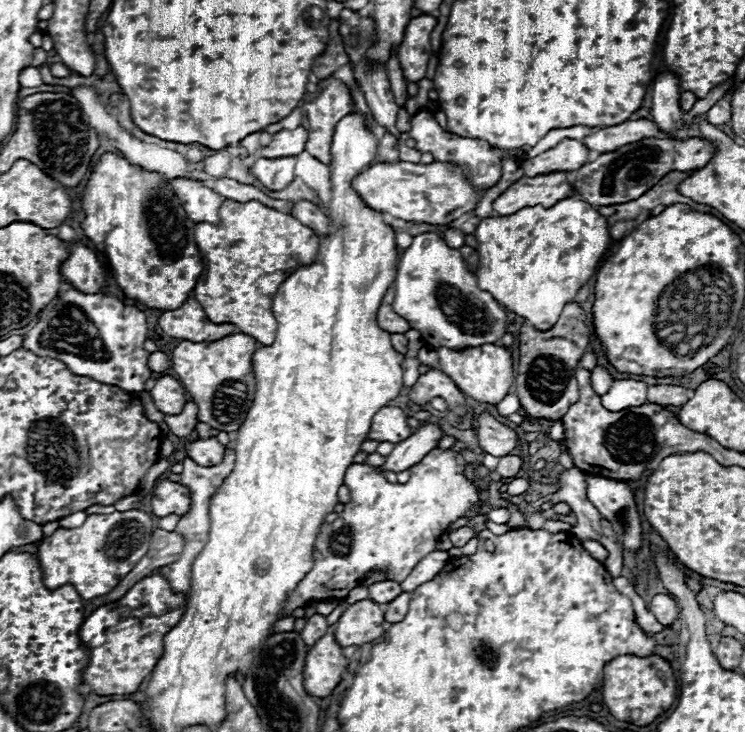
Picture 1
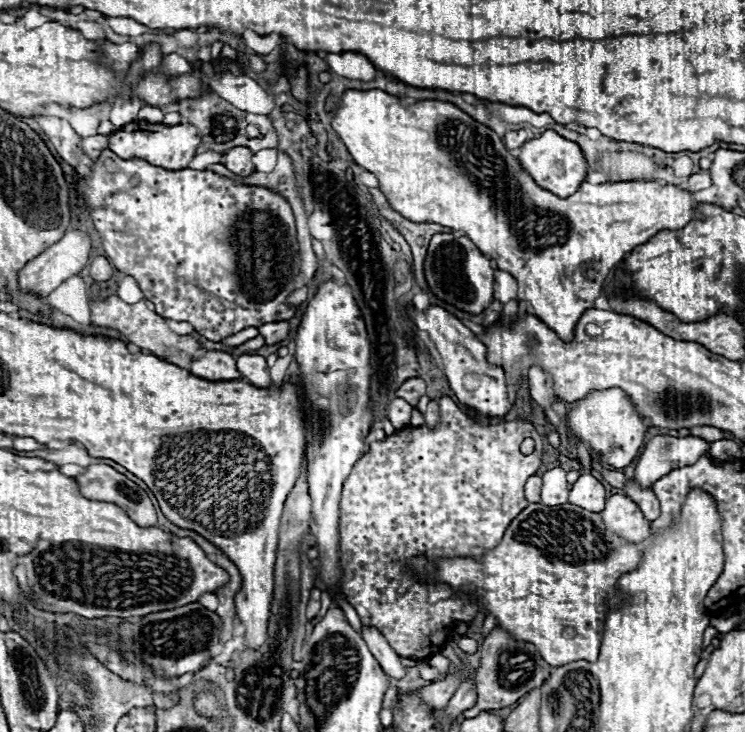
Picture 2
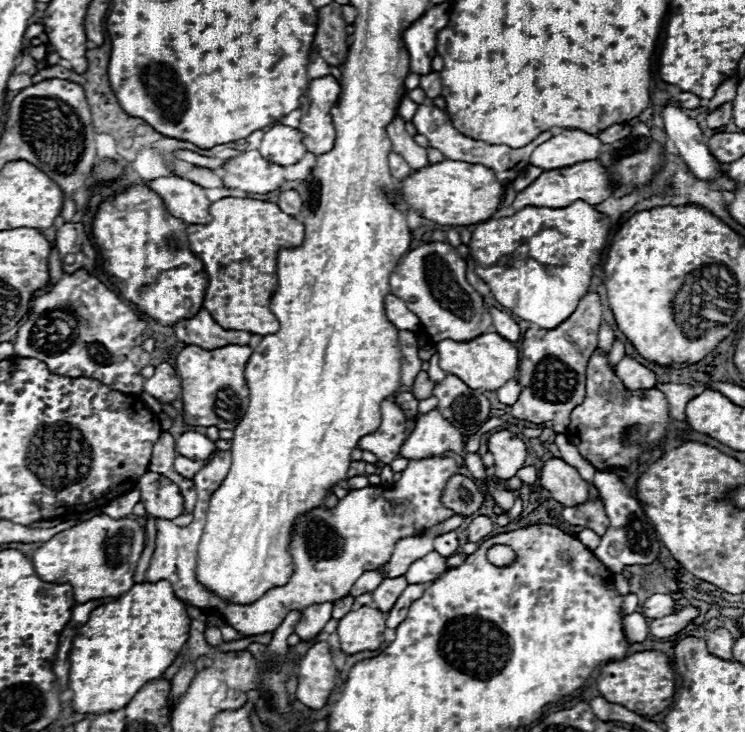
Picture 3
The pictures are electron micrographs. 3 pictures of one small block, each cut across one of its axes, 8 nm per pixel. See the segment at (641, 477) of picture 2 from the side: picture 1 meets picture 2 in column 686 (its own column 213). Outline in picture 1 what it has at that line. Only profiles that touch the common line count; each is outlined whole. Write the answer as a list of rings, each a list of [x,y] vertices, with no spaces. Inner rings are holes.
[[[216,438],[194,440],[194,442],[186,444],[186,456],[192,458],[200,466],[216,466],[222,462],[226,448],[228,446],[222,446]]]

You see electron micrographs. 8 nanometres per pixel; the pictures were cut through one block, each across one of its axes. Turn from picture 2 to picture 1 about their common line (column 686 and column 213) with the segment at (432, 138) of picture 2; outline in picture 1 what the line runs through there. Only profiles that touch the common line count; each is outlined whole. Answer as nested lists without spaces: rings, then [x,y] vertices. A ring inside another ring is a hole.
[[[174,178],[170,180],[174,194],[182,200],[186,216],[194,222],[218,222],[218,206],[222,198],[204,186],[202,182],[190,178]]]

